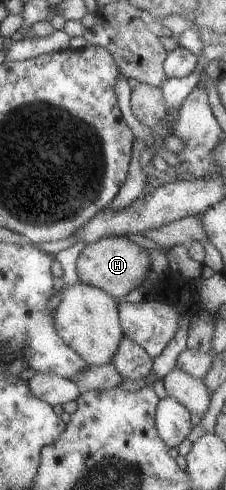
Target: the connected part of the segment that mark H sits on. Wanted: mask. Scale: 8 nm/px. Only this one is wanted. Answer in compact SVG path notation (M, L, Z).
M124 236L104 237L96 242L83 246L76 259L75 269L80 282L98 287L115 299L122 299L130 290L142 284L146 273L152 269L152 264L150 263L150 257L148 257L148 250L144 249L143 246L137 245Z

